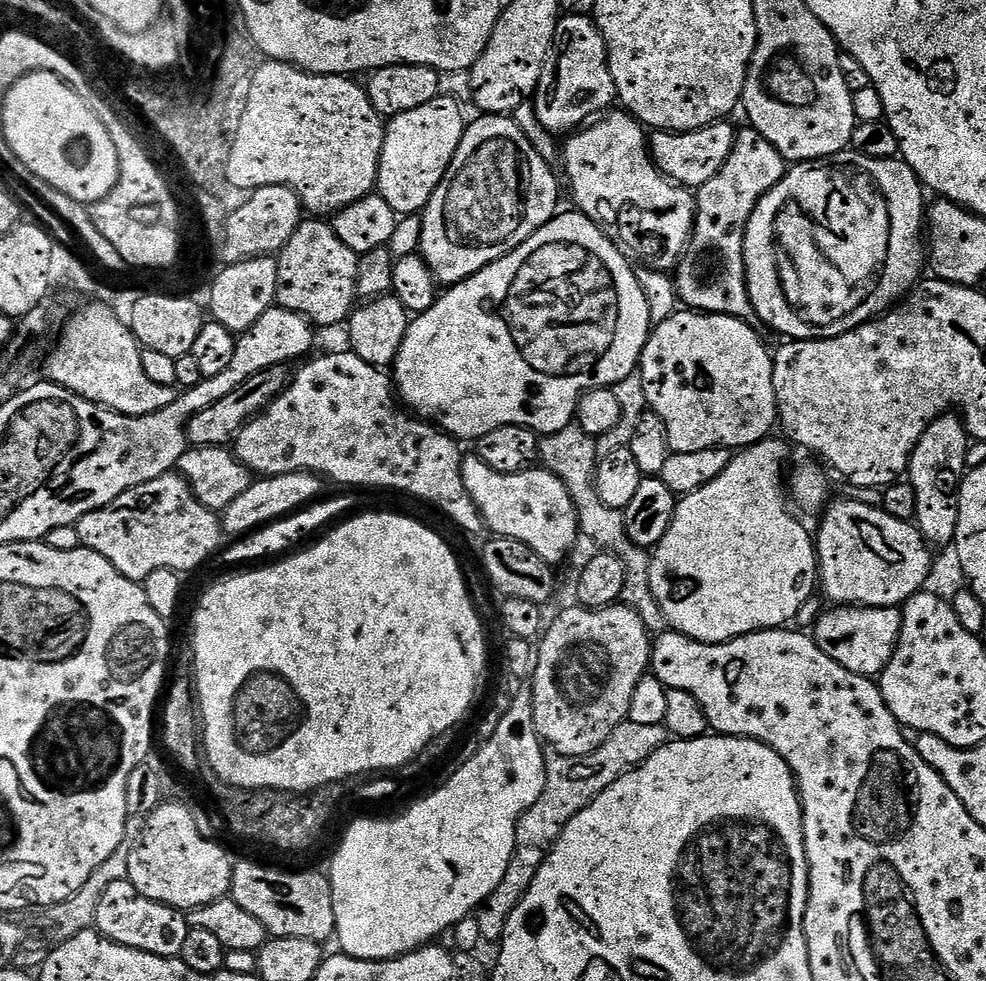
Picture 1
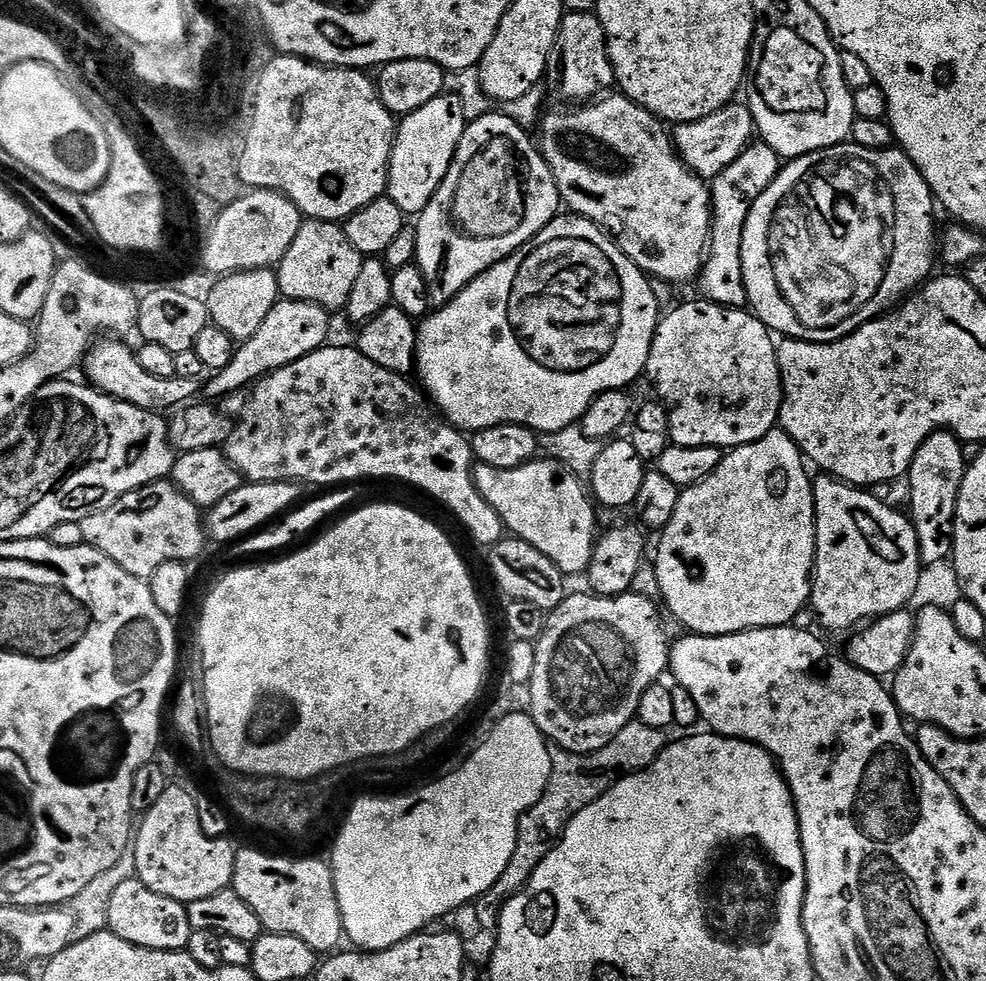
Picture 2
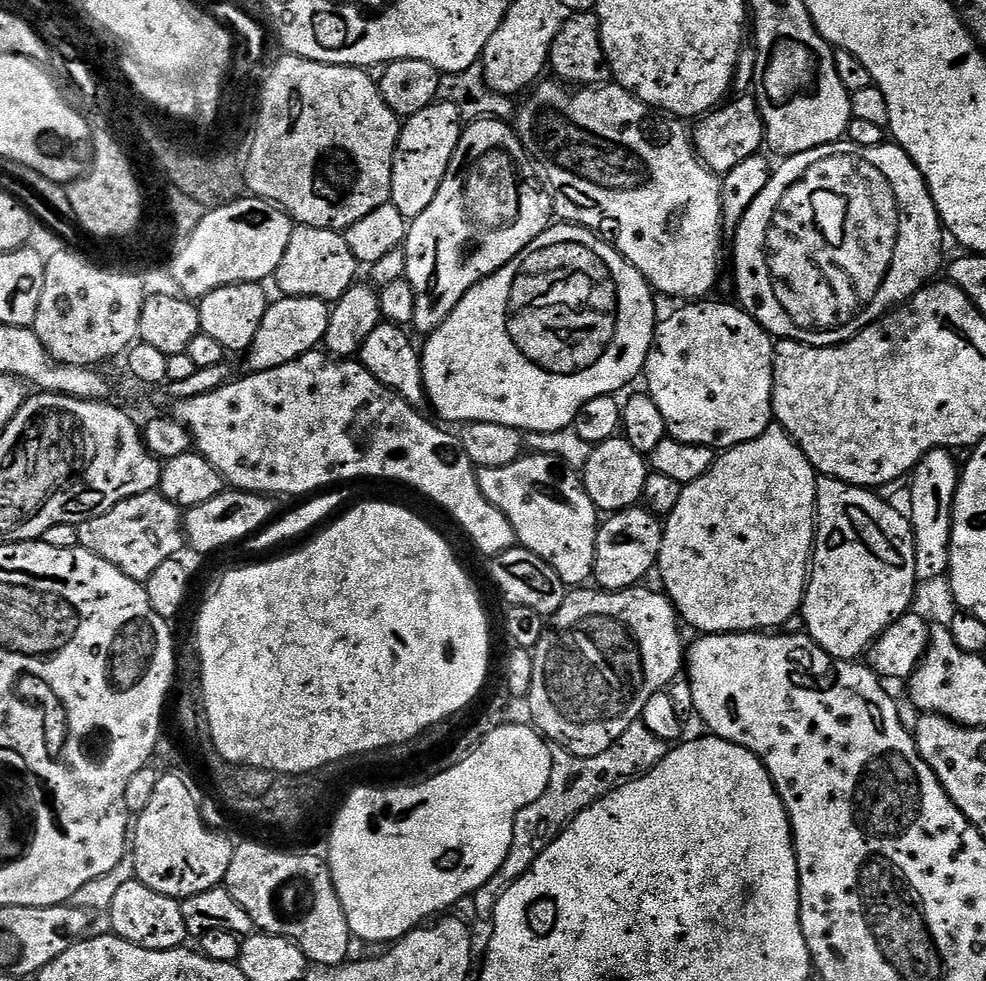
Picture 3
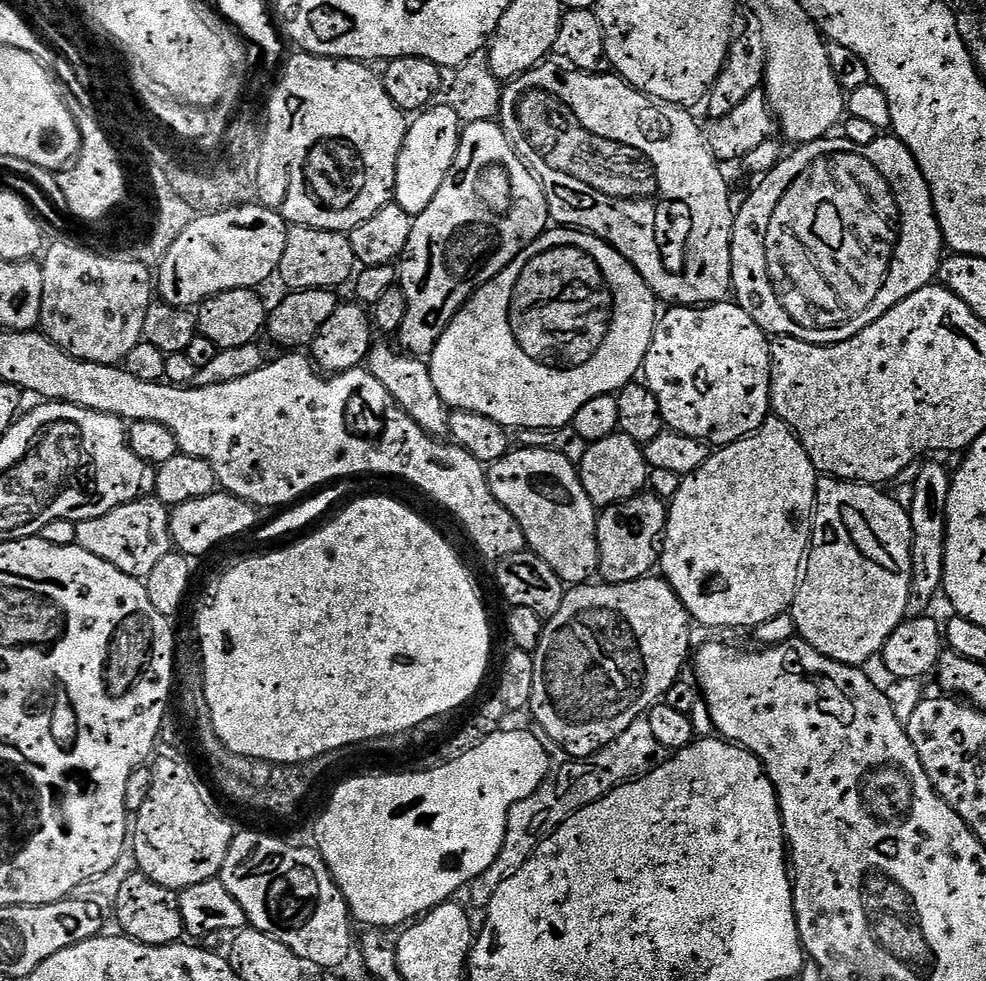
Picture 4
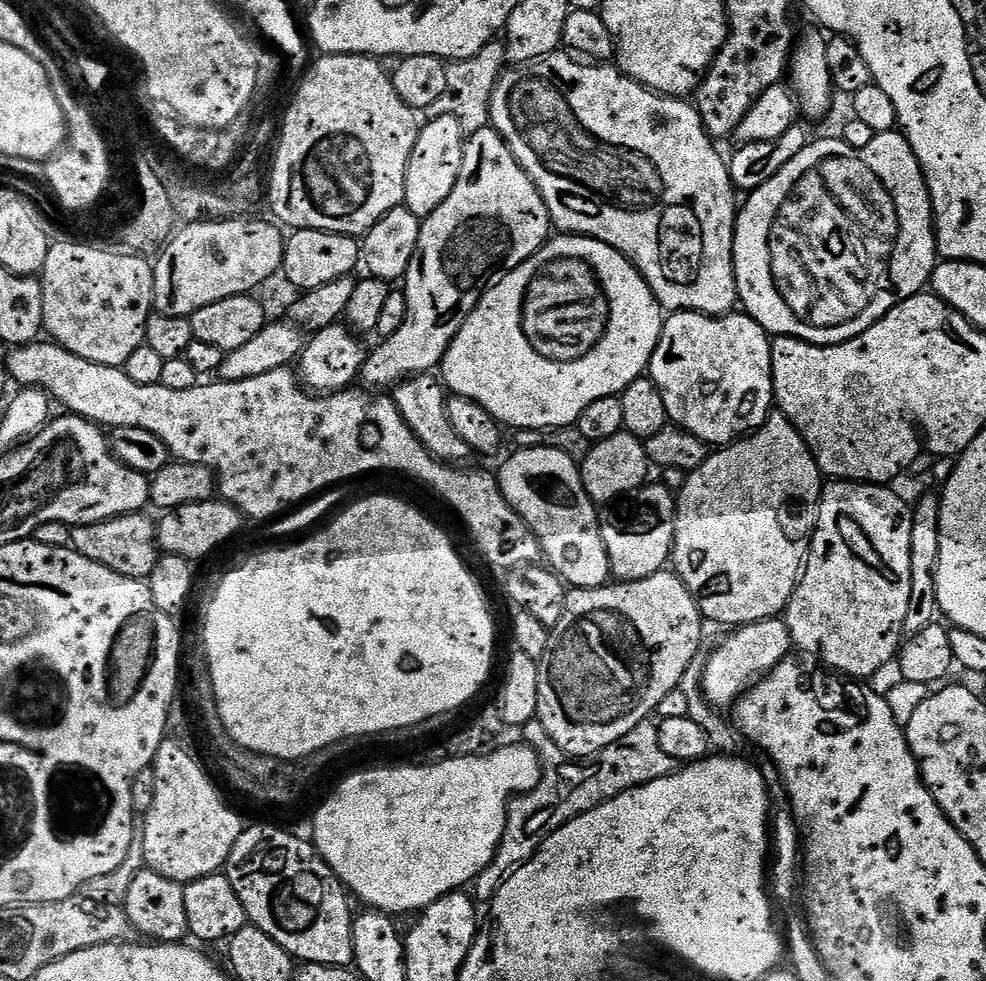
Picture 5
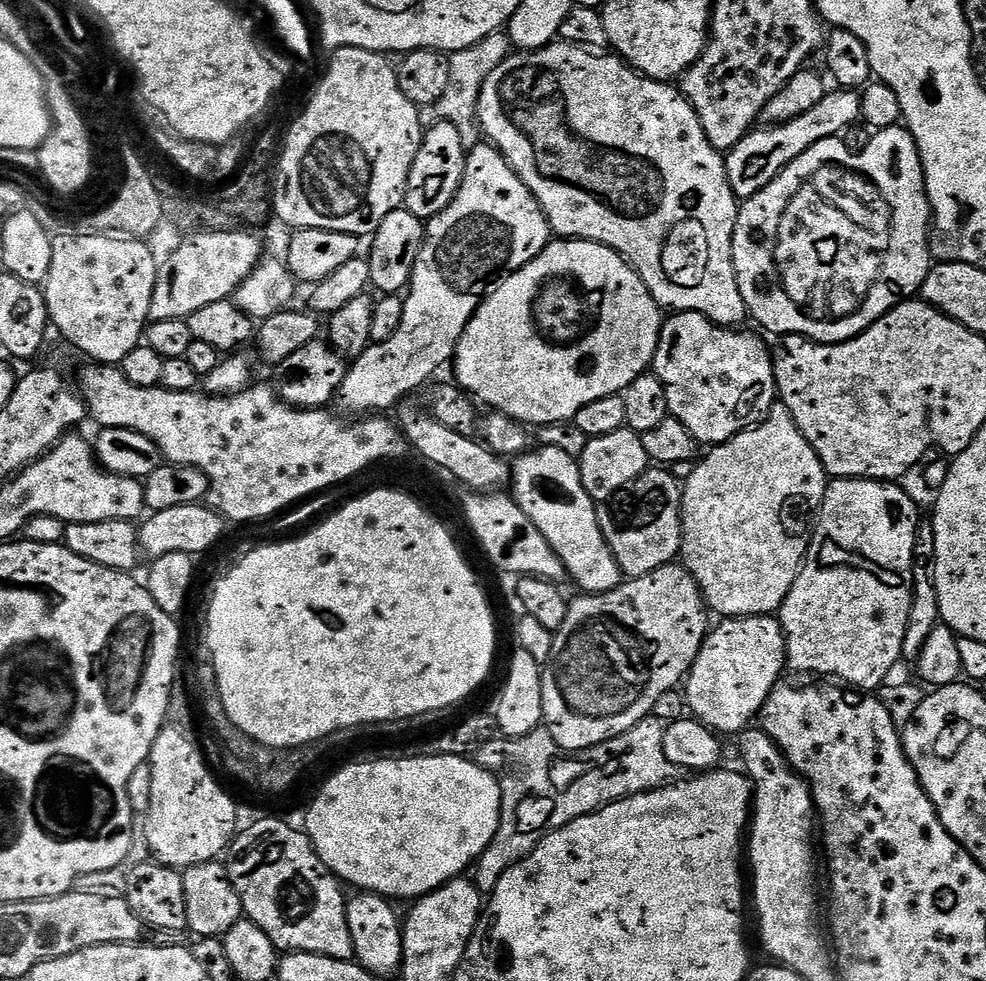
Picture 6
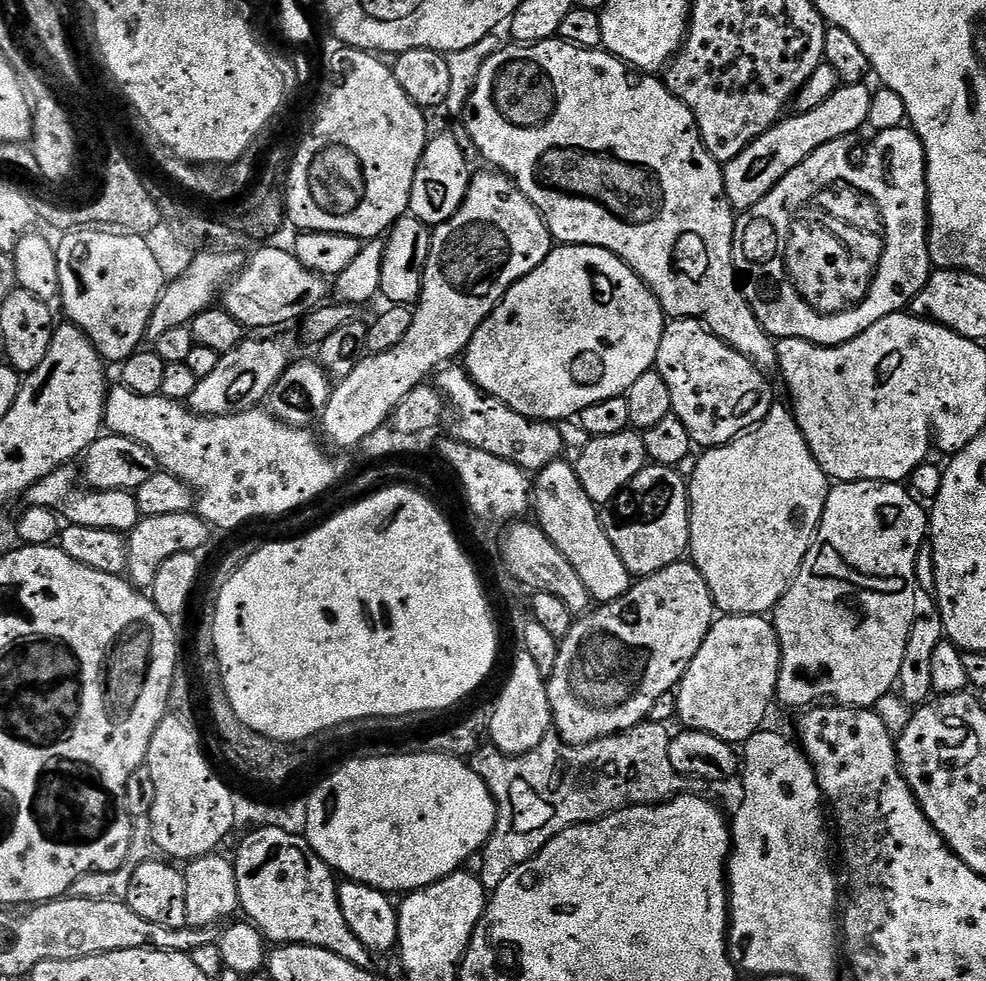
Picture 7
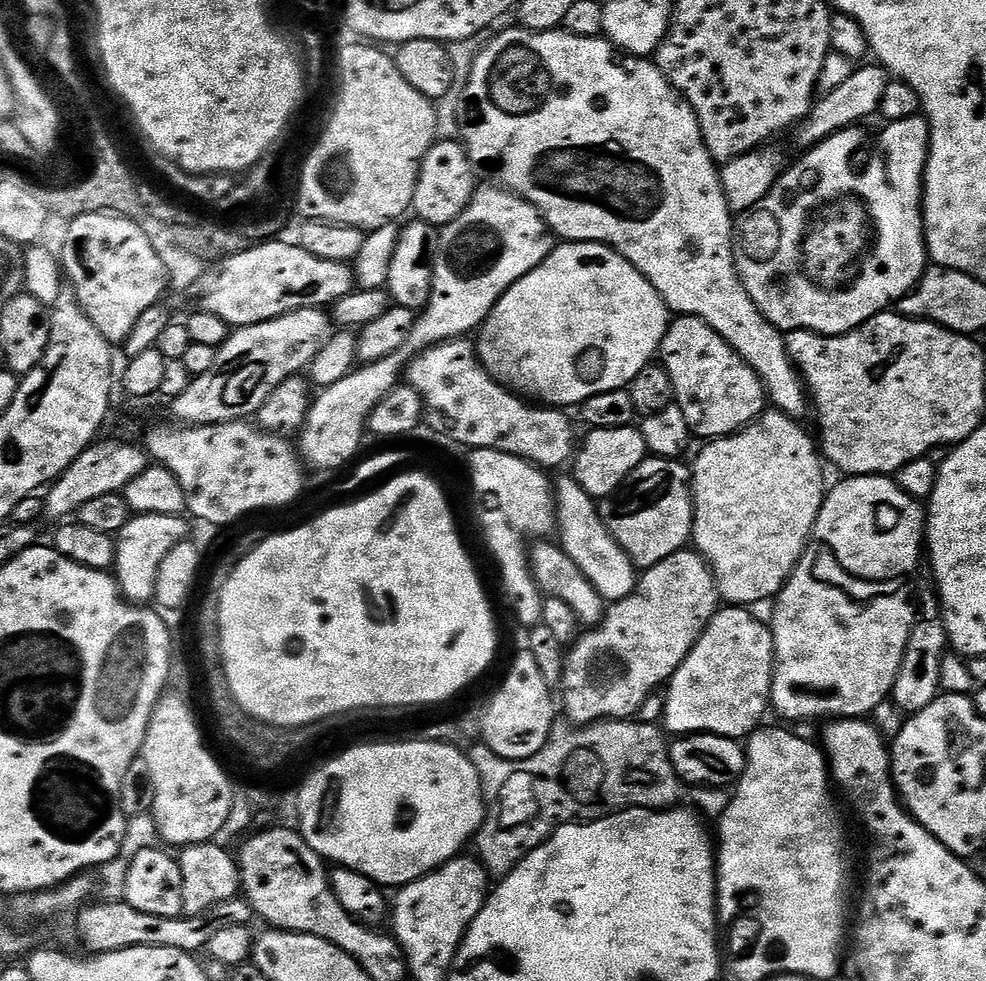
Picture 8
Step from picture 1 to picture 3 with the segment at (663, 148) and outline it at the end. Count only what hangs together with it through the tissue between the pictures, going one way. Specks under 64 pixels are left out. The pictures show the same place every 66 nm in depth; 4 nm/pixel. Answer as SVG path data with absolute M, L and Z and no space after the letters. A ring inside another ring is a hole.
M740 94L735 98L737 100L729 99L723 106L707 113L697 123L701 124L697 126L696 132L694 128L691 133L697 156L711 172L717 174L734 170L738 162L746 162L746 158L757 155L766 144L764 119L757 97L752 94Z

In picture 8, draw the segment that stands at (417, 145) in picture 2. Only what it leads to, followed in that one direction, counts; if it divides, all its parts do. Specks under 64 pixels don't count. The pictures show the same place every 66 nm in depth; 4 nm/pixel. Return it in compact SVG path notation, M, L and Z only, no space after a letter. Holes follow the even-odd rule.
M441 139L432 145L426 158L420 164L420 177L414 190L411 211L419 219L433 226L448 224L472 201L472 194L478 187L474 165L464 151L463 143Z

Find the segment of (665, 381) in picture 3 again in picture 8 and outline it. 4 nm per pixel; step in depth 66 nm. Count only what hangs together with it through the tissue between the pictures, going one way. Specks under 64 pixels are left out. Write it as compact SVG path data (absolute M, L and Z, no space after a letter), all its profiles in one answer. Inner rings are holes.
M677 315L660 343L659 363L670 374L674 403L686 414L693 437L711 442L747 428L766 408L764 384L756 372L710 325L697 316Z

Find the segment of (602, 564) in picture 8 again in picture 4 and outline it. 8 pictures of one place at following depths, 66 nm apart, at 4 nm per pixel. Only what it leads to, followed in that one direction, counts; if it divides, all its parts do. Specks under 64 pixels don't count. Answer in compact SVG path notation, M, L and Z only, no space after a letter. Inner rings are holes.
M520 448L508 451L501 460L487 465L490 490L506 510L522 526L524 543L535 552L542 562L546 562L558 574L565 585L575 586L589 583L597 575L600 566L600 551L596 537L596 517L598 509L580 481L575 463L572 464L560 452L551 452L548 448Z

